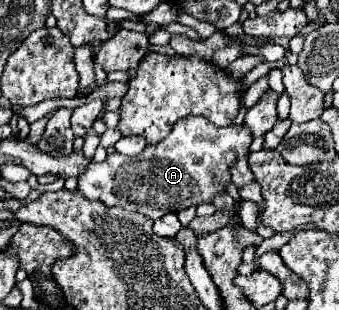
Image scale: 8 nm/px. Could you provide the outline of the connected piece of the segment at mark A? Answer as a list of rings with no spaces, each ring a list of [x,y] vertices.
[[[203,116],[181,118],[179,122],[175,122],[171,134],[163,142],[159,142],[155,146],[147,146],[137,156],[125,156],[125,154],[113,152],[101,164],[91,162],[87,166],[87,170],[77,176],[77,182],[79,182],[77,190],[91,200],[101,200],[107,206],[121,206],[123,210],[139,212],[139,214],[155,220],[167,212],[179,212],[181,208],[199,206],[203,202],[211,204],[217,194],[227,192],[225,188],[227,188],[227,184],[231,184],[231,164],[249,154],[251,142],[253,142],[251,130],[247,130],[245,124],[241,124],[241,126],[231,124],[227,128],[221,128],[221,126],[207,122],[207,118],[203,118]]]

